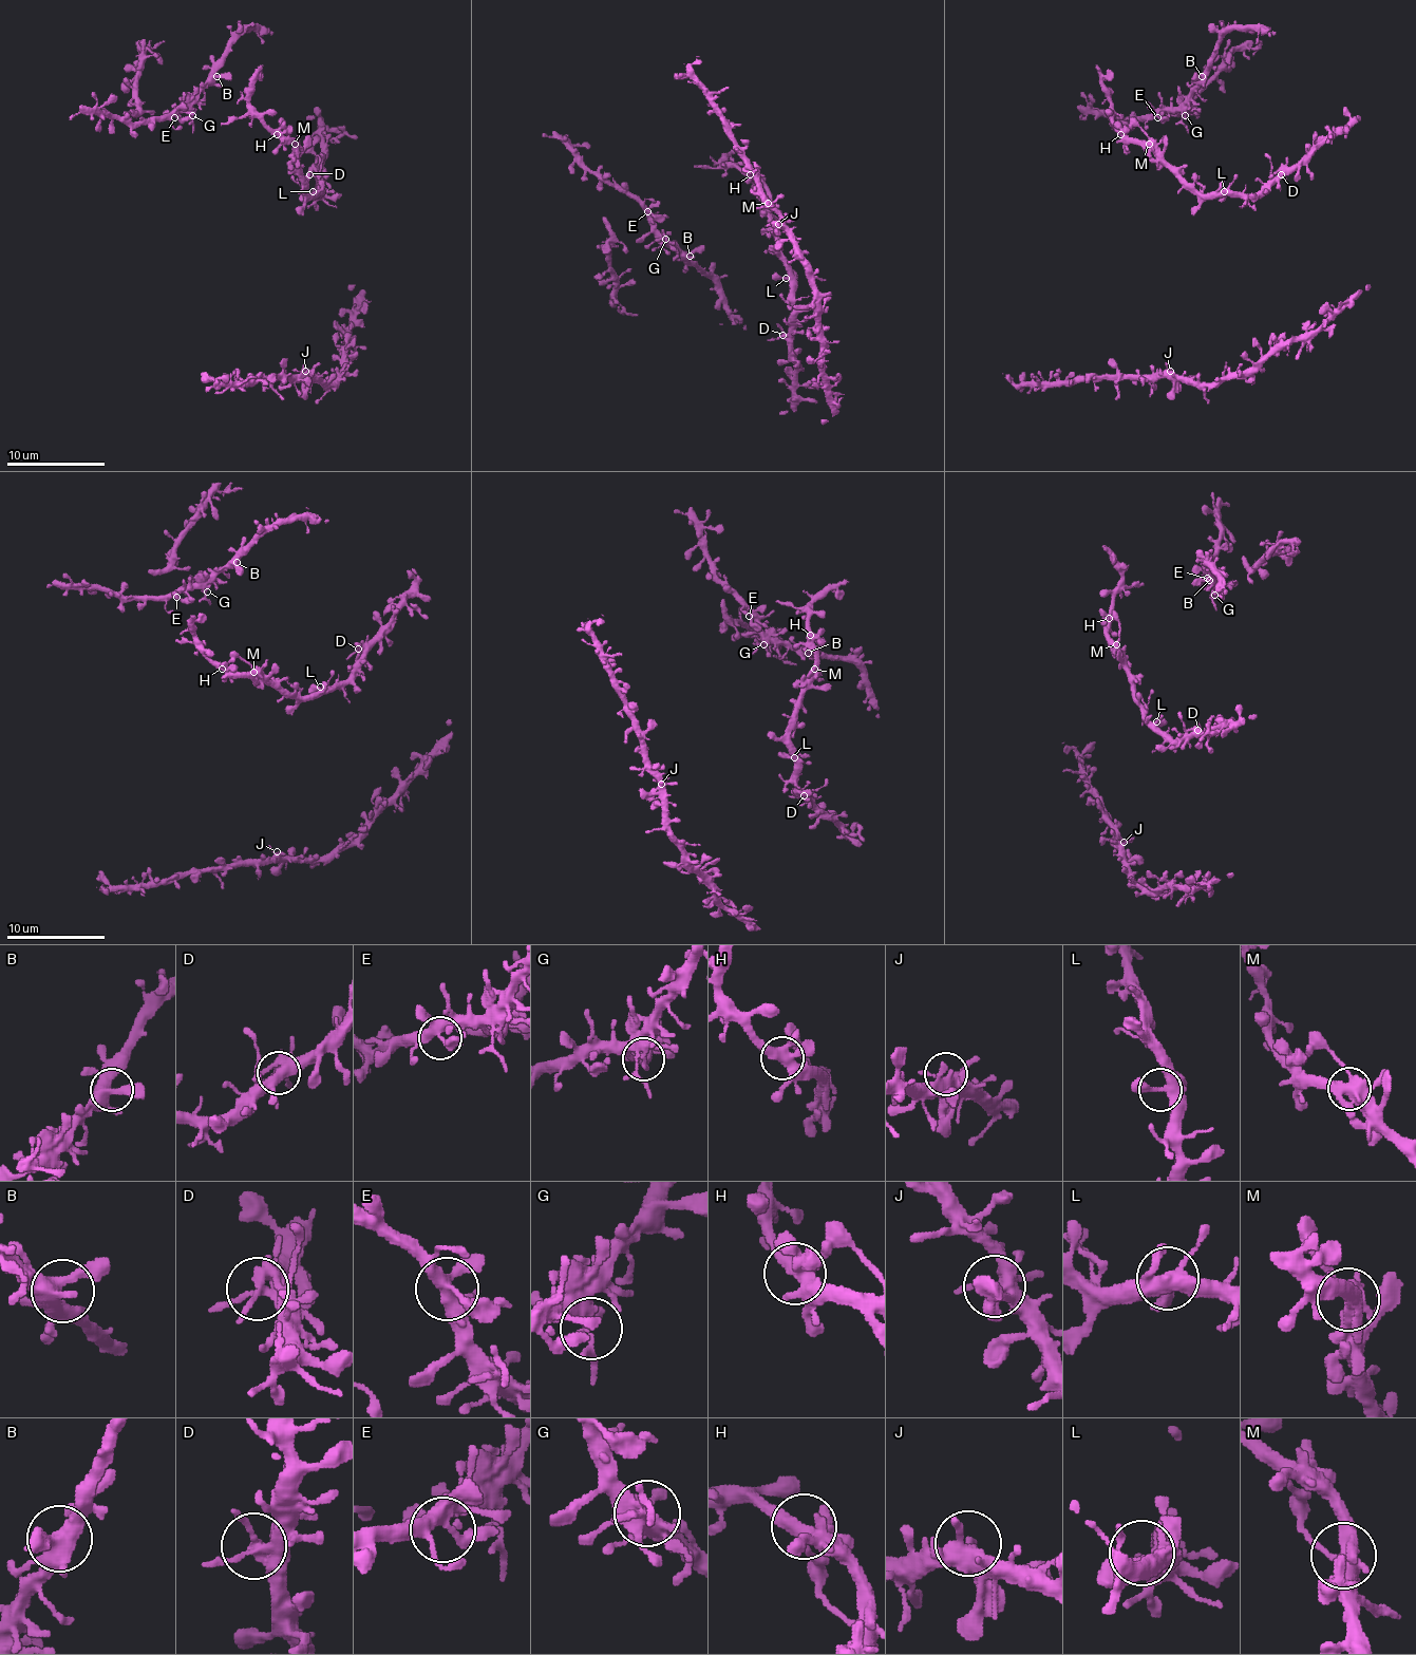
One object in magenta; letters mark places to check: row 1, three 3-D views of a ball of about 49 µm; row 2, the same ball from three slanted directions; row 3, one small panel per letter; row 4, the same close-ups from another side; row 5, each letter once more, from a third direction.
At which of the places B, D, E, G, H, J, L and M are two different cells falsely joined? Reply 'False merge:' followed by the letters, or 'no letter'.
False merge: no letter

